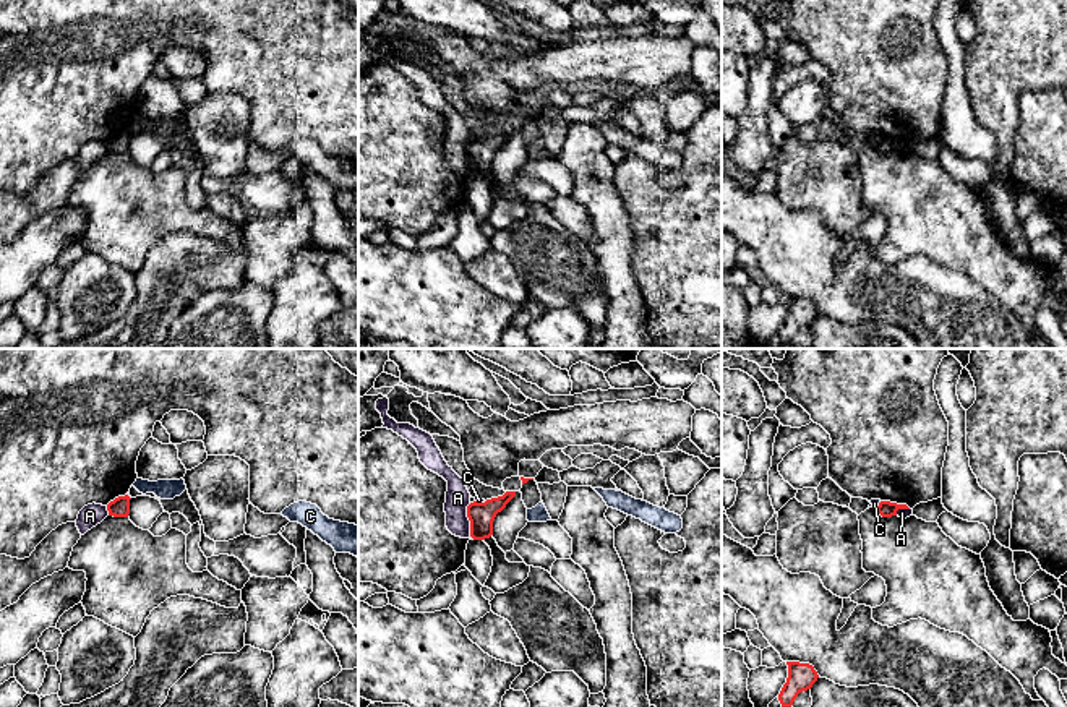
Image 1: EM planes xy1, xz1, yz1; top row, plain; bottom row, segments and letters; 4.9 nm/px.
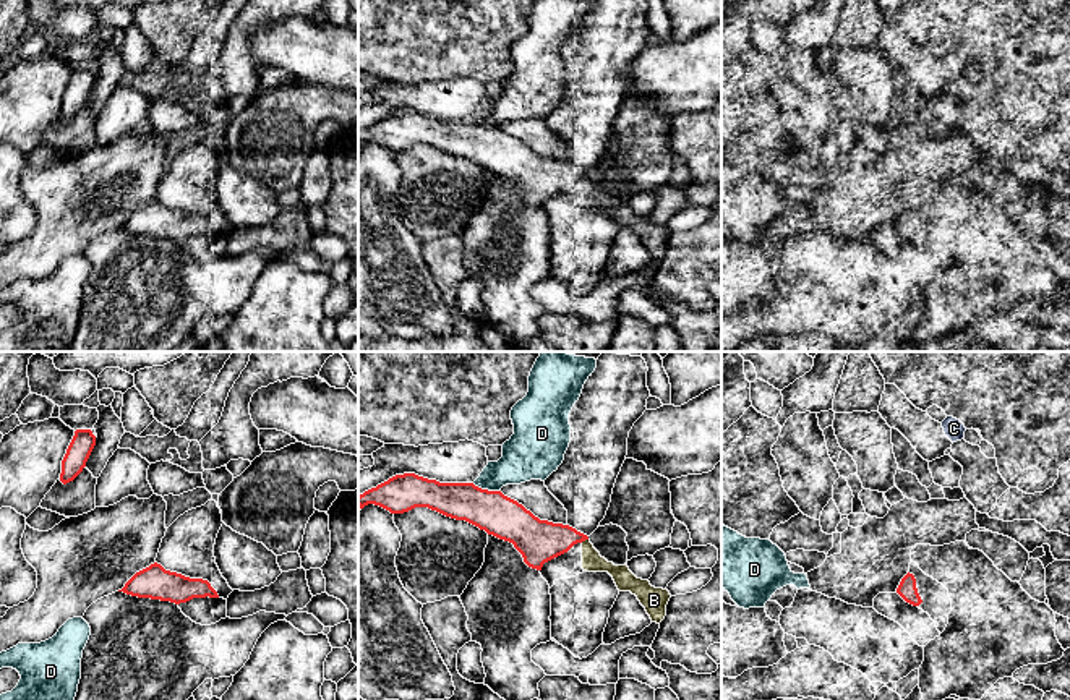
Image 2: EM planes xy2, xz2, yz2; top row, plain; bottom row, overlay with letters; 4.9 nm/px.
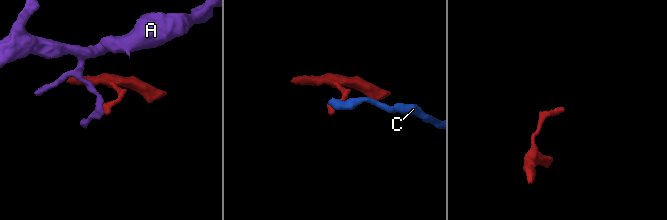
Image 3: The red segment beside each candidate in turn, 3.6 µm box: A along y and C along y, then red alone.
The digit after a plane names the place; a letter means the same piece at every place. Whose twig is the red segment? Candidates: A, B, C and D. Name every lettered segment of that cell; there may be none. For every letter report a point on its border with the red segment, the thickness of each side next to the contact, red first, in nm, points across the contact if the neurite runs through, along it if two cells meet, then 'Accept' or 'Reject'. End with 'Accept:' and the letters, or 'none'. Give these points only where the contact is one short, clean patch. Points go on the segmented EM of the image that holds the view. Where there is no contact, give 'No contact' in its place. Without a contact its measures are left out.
A: Touches red at xz1 (469, 519). Thickness 130 nm (red) against 120 nm. Boundary: xz1 (471, 503), (467, 506), (469, 535). Reject
B: Touches red at xz2 (584, 540). Thickness 220 nm (red) against 100 nm. Accept
C: Touches red at xz1 (480, 503). Thickness 130 nm (red) against 20 nm. Boundary: xz1 (475, 501), (485, 501). Reject
D: Touches red at xz2 (485, 490). Thickness 200 nm (red) against 220 nm. Boundary: xz2 (472, 483), (498, 491). Reject
Accept: B

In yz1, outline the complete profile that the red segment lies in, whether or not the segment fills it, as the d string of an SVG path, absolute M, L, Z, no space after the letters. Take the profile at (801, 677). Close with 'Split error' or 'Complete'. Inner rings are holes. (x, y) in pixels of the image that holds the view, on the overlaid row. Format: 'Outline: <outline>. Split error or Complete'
Outline: M786 662L786 665L788 678L778 694L782 707L791 707L798 694L811 689L819 678L817 671L809 663Z. Complete

